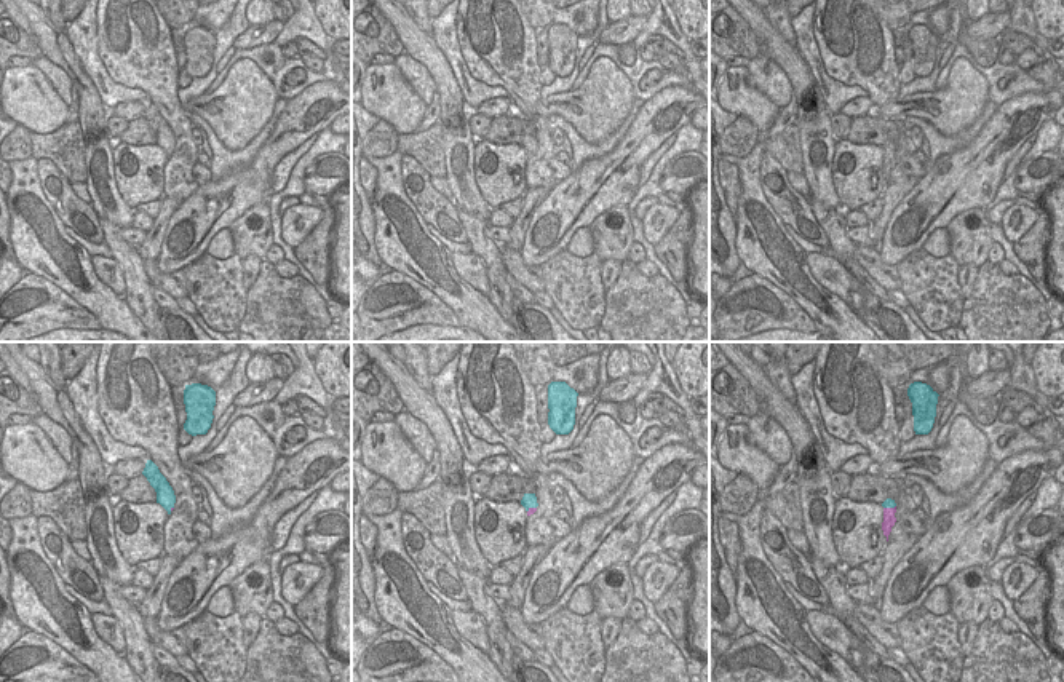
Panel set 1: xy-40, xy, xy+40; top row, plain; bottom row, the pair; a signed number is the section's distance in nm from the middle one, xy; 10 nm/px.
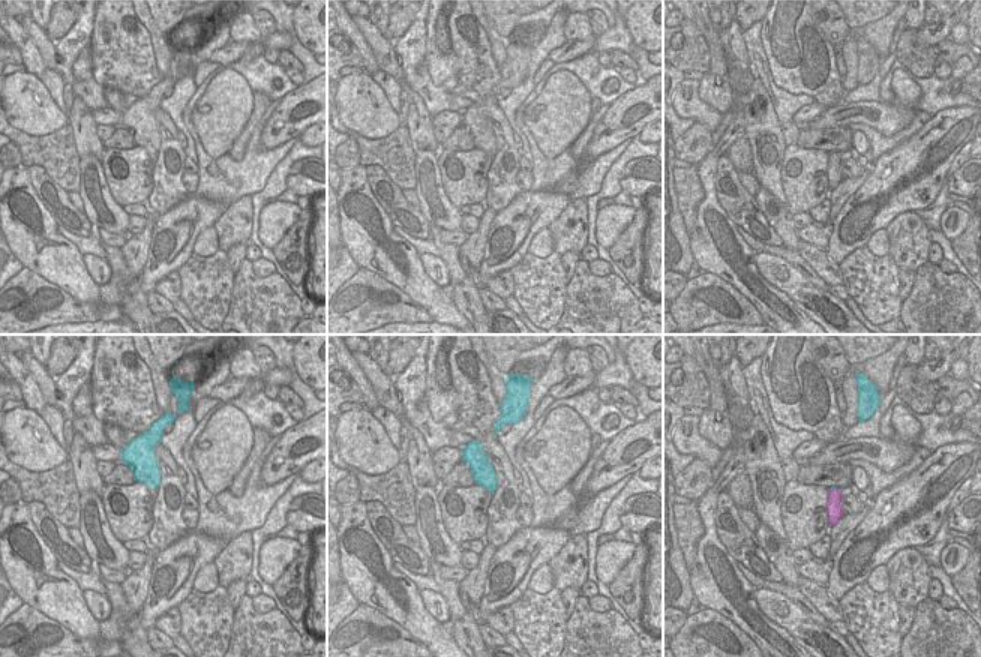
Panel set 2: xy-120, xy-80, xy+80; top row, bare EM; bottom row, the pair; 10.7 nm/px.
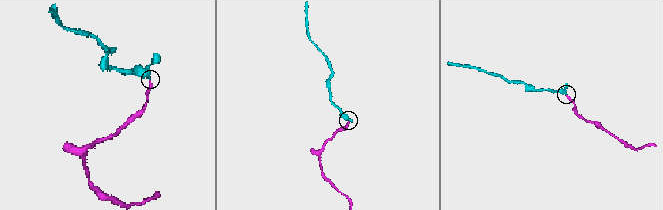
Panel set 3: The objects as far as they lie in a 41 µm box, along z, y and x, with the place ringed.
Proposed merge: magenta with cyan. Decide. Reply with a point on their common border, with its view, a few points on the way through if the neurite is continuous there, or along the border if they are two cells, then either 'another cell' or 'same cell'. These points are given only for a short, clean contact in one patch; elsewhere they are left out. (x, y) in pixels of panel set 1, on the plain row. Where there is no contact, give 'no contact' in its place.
contact xy+40 (889, 150); same cell

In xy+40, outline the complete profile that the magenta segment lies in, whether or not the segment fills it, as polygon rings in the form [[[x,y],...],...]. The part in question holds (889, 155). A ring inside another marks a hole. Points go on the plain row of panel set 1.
[[[887,141],[883,145],[883,165],[882,165],[882,172],[883,172],[883,177],[887,179],[887,184],[888,184],[888,177],[891,174],[891,169],[895,168],[896,165],[896,160],[895,160],[895,155],[896,155],[896,145],[895,142],[891,141]]]

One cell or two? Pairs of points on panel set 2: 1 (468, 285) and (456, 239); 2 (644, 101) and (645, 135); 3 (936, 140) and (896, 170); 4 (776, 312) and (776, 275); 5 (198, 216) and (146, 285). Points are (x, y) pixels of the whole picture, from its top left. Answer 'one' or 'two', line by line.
1: two
2: two
3: one
4: two
5: one

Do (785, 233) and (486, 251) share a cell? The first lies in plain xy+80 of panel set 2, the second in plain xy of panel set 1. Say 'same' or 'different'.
same

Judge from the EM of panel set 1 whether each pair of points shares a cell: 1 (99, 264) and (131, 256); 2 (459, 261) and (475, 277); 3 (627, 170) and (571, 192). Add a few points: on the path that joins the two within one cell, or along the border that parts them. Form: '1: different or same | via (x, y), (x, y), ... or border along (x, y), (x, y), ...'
1: different | border along (112, 256), (122, 270), (123, 296)
2: same | via (462, 264), (472, 273)
3: same | via (614, 178), (585, 192)

